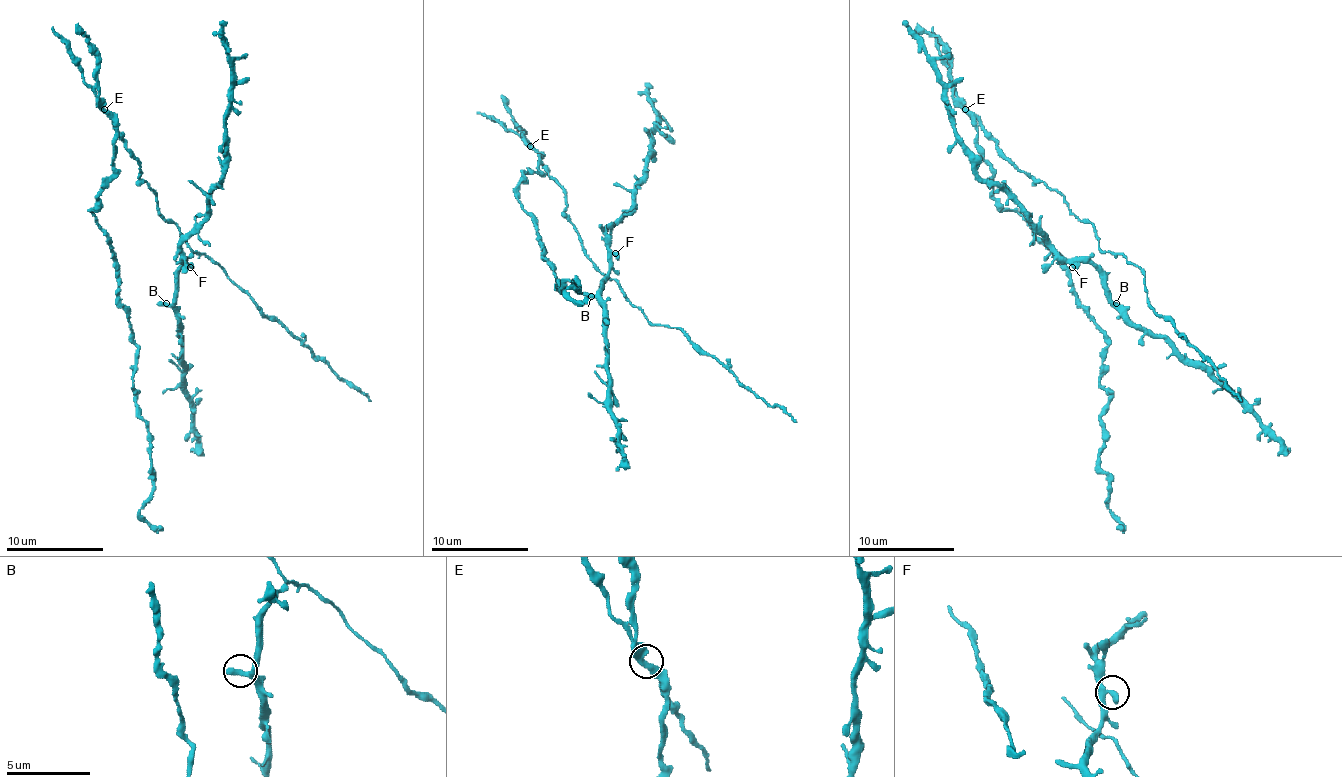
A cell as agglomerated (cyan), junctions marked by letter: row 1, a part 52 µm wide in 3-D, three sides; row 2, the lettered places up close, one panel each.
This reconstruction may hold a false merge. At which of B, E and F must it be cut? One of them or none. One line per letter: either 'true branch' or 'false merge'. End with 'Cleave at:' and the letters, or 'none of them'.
B: true branch
E: false merge
F: true branch
Cleave at: E

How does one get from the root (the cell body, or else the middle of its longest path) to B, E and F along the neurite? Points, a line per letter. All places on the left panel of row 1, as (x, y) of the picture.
B: (127, 146), (156, 209), (192, 252), (178, 272), (175, 298), (166, 303)
E: (127, 146), (115, 119), (105, 109)
F: (127, 146), (139, 165), (139, 177), (156, 197), (156, 209), (178, 228), (192, 252), (185, 262), (190, 267)

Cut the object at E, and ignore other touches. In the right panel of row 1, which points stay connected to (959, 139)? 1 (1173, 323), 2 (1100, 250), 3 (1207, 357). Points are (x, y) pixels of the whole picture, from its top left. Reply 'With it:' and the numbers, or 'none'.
With it: none

